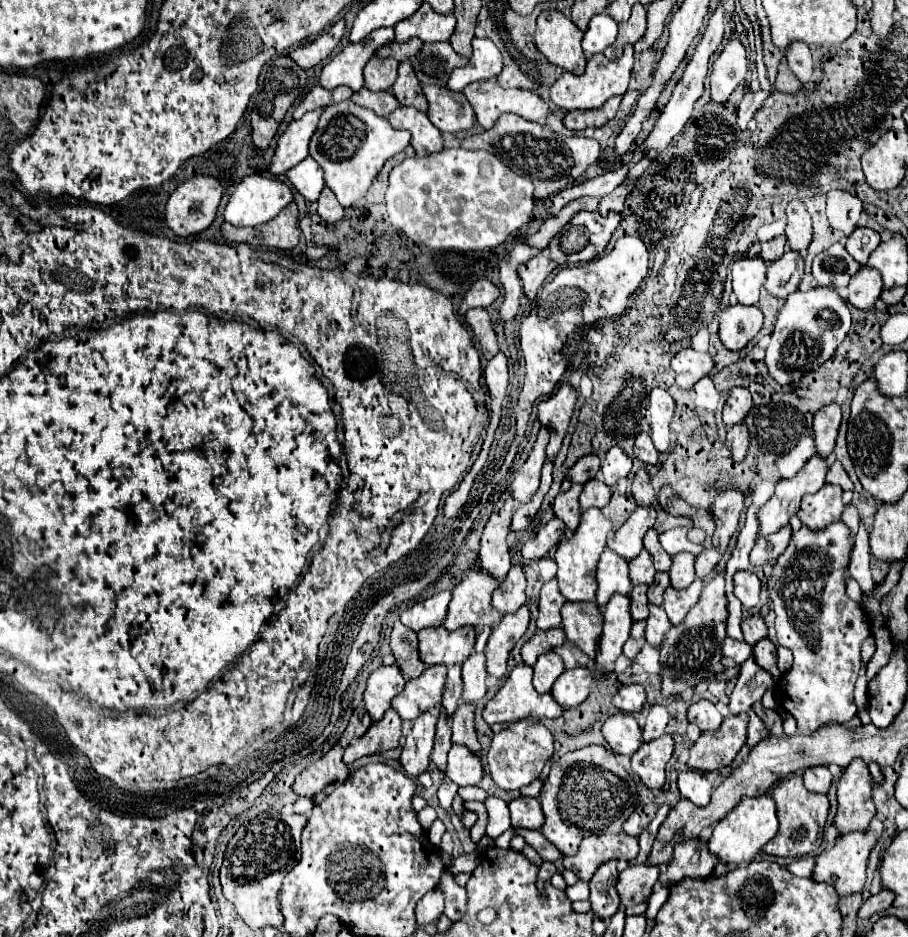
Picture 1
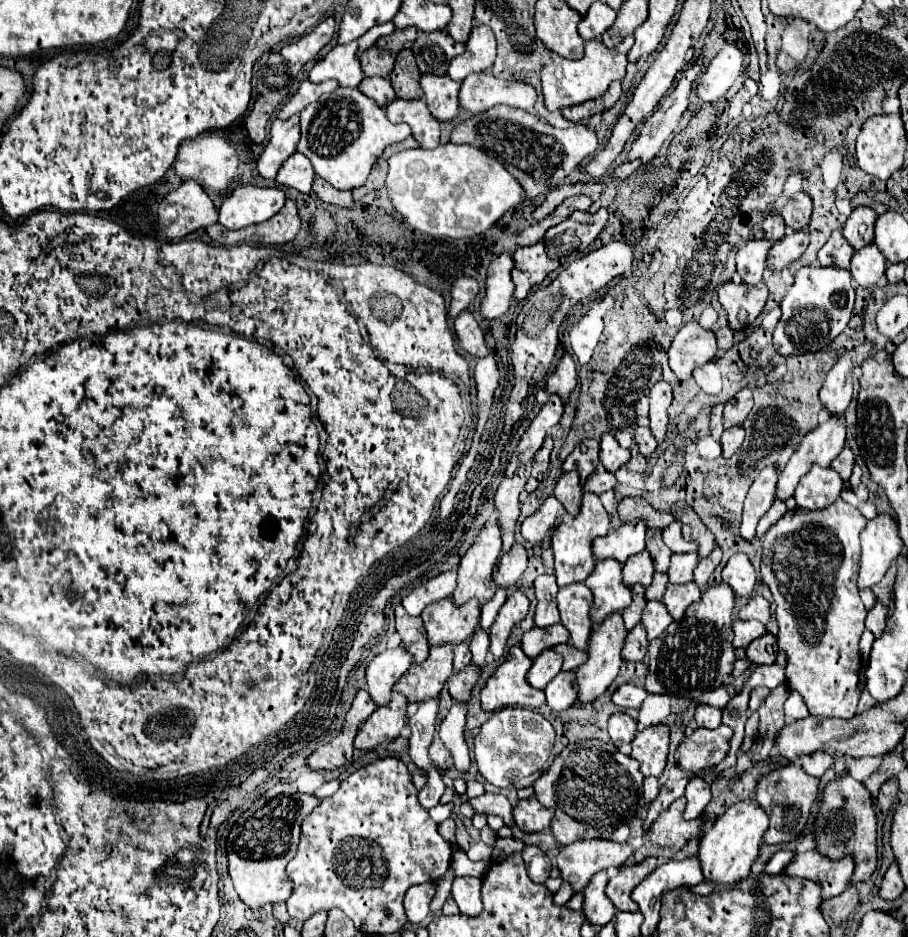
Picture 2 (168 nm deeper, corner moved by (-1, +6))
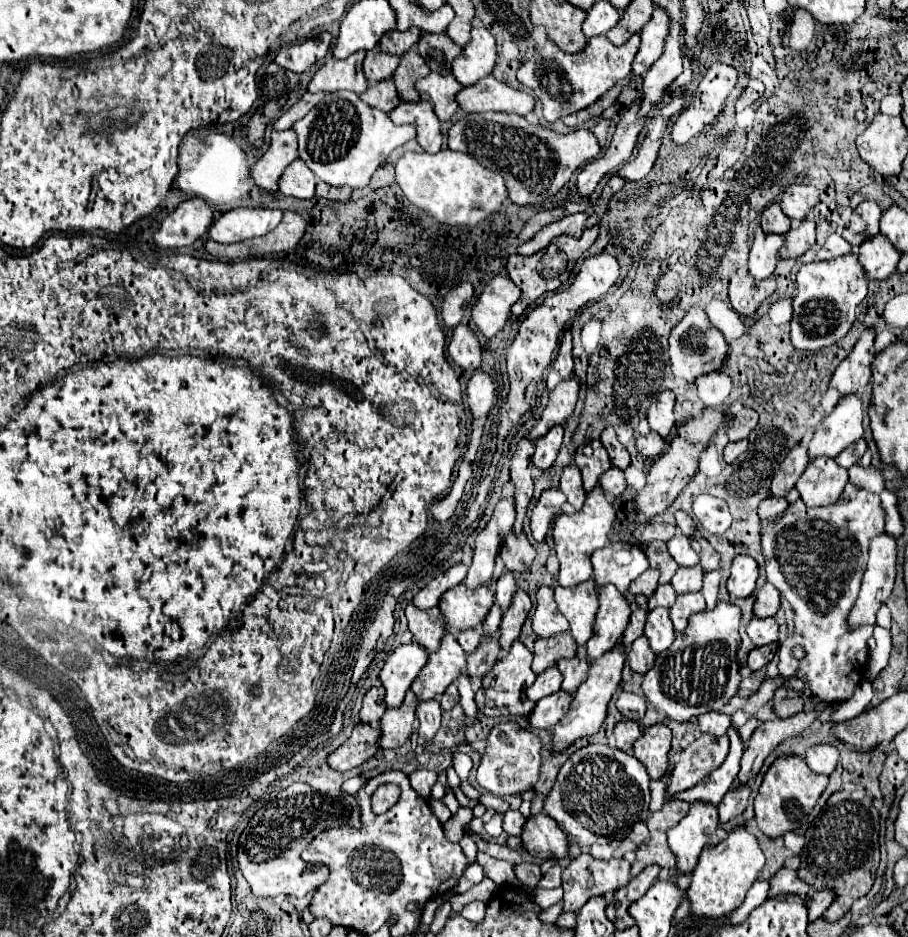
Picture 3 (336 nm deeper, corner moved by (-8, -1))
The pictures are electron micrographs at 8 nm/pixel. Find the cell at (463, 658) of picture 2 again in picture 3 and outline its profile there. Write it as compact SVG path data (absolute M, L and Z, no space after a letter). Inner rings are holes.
M478 629L464 631L464 633L460 633L460 635L458 635L458 643L460 643L460 647L464 649L464 653L466 653L466 655L470 655L470 653L474 653L474 651L478 649L480 639L482 639L482 633L480 633Z

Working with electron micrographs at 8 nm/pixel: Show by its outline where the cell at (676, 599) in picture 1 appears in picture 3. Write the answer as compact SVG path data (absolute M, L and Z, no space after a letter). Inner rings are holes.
M682 593L676 597L674 607L670 607L670 619L676 631L684 631L688 625L688 617L706 607L702 593Z

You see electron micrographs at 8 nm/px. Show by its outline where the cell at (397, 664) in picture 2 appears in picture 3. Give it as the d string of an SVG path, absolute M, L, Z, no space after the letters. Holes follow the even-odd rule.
M410 643L410 645L400 645L386 661L386 665L380 671L380 681L382 687L386 689L384 703L386 707L400 707L404 701L404 695L412 681L416 679L418 671L426 665L428 653L420 649L420 645Z

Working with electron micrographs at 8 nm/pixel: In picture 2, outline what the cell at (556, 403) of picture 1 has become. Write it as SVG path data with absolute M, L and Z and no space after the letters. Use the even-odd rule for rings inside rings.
M563 354L561 362L557 364L555 372L545 382L545 392L559 394L561 398L569 398L571 390L577 386L577 370L575 362L569 354Z

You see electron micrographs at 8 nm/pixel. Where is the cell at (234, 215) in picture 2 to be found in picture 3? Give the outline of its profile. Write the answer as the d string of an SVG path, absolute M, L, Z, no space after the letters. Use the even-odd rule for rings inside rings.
M232 209L214 221L208 237L218 243L238 243L272 231L282 219L282 209Z

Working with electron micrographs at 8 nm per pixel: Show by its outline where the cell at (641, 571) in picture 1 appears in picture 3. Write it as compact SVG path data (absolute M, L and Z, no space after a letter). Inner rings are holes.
M646 569L636 581L632 581L632 585L628 587L628 593L630 595L642 593L642 595L650 597L658 587L658 577L660 577L660 573L656 573L656 569Z

